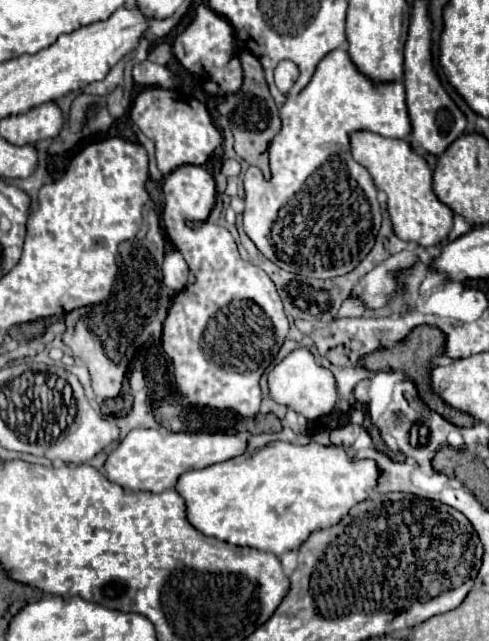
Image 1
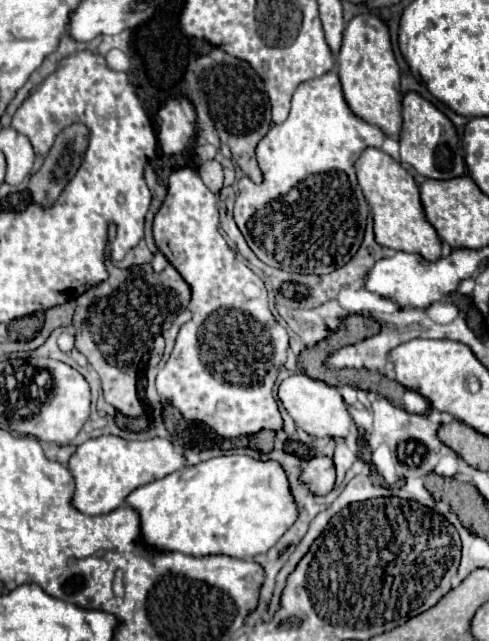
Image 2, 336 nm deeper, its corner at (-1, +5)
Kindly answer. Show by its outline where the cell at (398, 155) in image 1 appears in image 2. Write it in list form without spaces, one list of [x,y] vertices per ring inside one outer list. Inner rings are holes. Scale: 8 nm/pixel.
[[[366,148],[362,156],[356,160],[356,174],[358,174],[358,184],[364,192],[364,198],[372,210],[374,216],[374,238],[380,246],[392,248],[392,250],[402,250],[410,254],[418,254],[424,260],[432,262],[440,258],[440,238],[436,230],[428,224],[422,204],[420,204],[420,192],[410,176],[410,172],[392,156],[384,154],[378,148]]]

